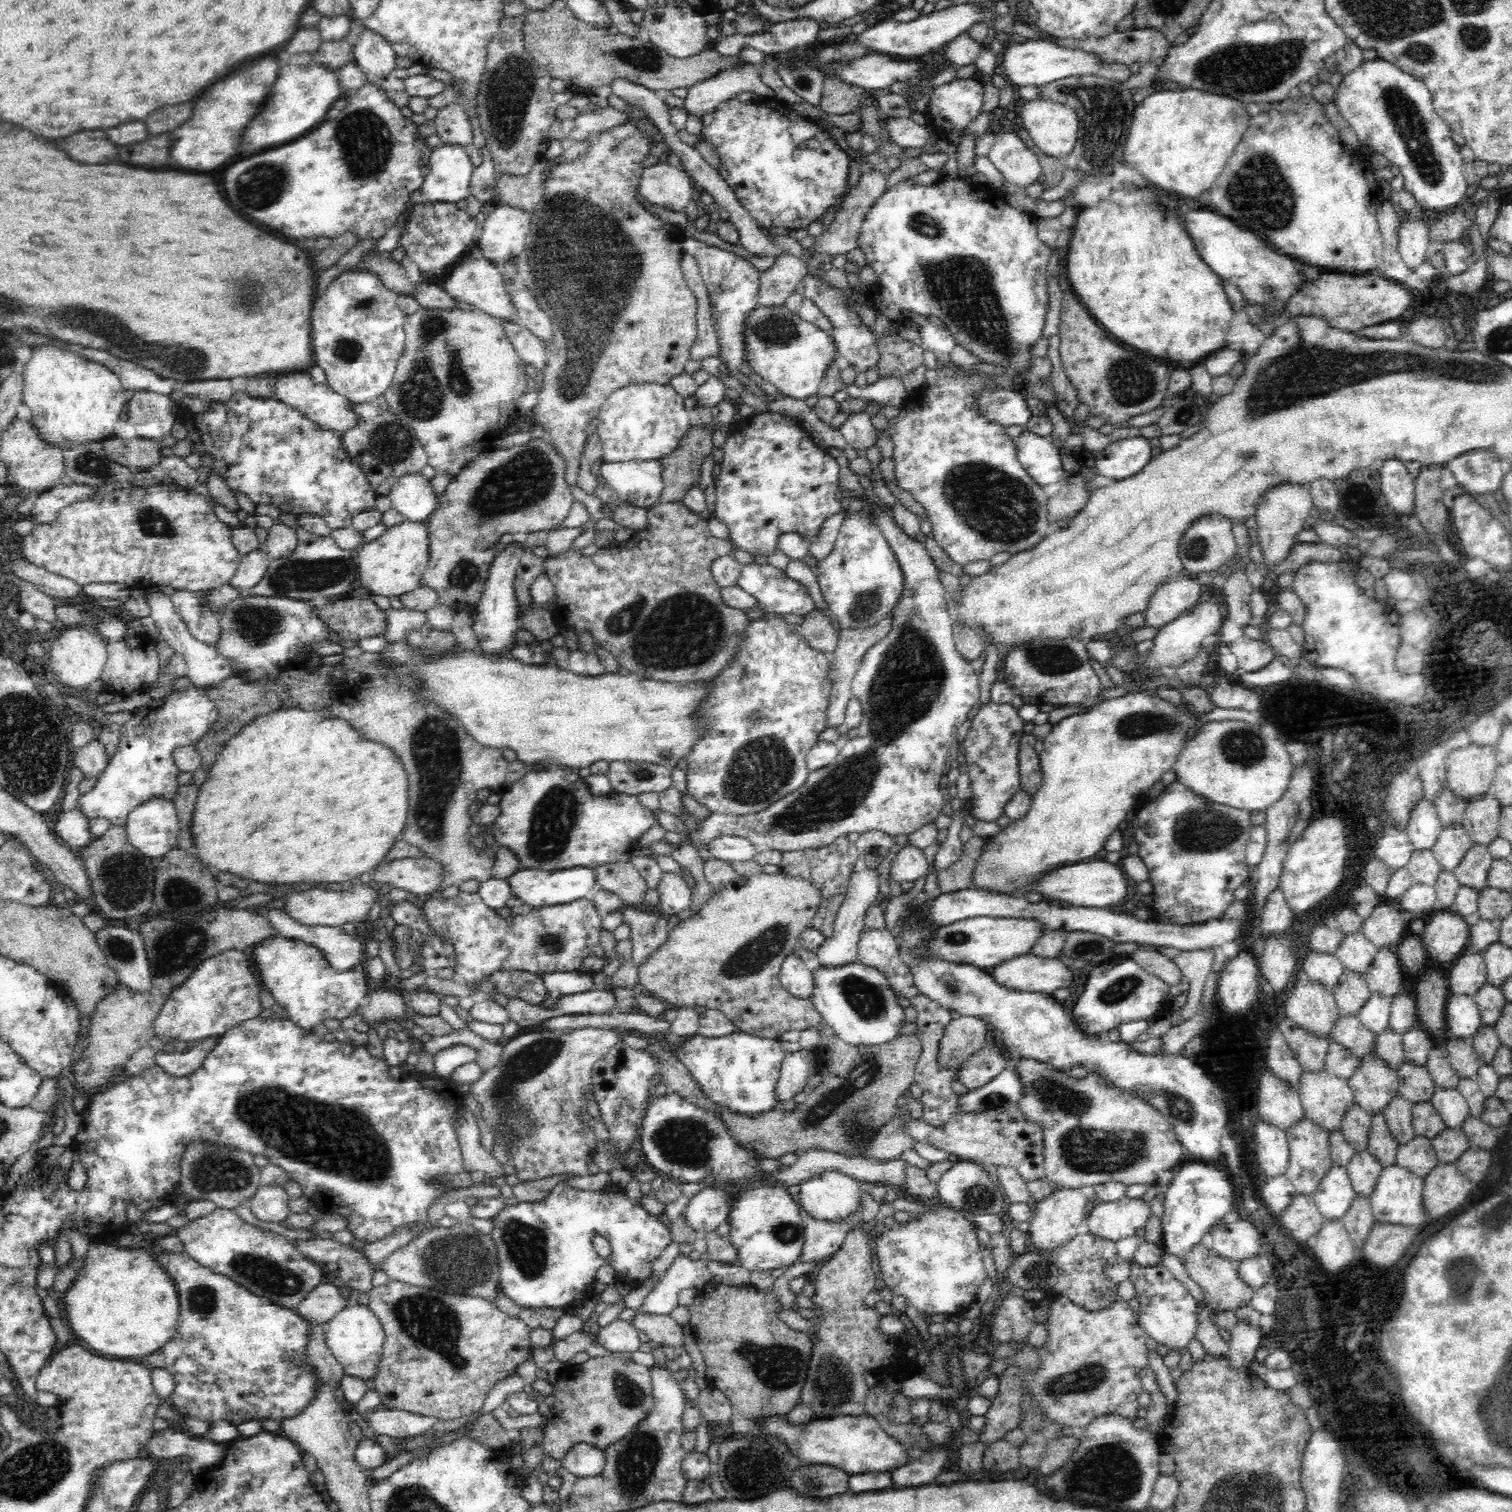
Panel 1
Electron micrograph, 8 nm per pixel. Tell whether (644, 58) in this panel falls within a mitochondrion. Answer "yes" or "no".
yes

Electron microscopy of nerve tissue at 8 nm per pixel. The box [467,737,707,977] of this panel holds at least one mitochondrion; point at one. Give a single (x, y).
(553, 818)

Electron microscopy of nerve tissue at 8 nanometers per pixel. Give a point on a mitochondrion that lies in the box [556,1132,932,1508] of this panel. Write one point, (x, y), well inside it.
(636, 1461)

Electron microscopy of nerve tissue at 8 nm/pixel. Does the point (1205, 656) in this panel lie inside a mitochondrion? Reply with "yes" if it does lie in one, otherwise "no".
no

